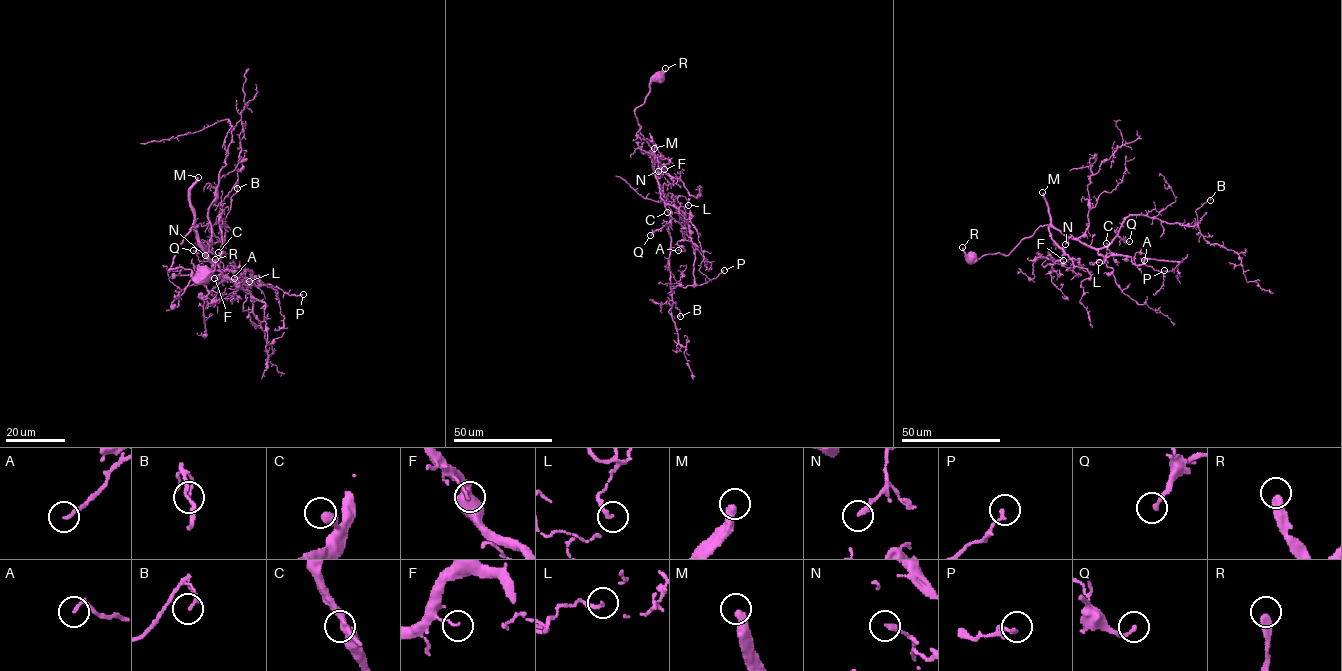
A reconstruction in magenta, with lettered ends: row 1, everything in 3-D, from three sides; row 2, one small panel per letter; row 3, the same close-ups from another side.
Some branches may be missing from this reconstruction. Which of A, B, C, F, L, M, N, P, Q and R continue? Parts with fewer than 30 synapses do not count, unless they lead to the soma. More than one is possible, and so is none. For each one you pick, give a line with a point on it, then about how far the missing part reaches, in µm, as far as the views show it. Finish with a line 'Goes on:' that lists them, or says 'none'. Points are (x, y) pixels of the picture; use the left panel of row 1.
M: (198, 177) | 400 µm
Goes on: M

